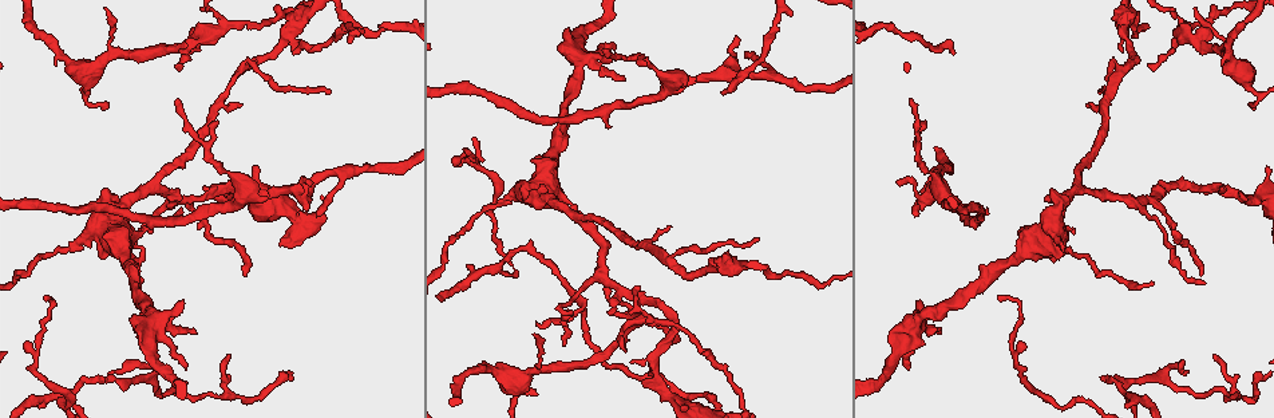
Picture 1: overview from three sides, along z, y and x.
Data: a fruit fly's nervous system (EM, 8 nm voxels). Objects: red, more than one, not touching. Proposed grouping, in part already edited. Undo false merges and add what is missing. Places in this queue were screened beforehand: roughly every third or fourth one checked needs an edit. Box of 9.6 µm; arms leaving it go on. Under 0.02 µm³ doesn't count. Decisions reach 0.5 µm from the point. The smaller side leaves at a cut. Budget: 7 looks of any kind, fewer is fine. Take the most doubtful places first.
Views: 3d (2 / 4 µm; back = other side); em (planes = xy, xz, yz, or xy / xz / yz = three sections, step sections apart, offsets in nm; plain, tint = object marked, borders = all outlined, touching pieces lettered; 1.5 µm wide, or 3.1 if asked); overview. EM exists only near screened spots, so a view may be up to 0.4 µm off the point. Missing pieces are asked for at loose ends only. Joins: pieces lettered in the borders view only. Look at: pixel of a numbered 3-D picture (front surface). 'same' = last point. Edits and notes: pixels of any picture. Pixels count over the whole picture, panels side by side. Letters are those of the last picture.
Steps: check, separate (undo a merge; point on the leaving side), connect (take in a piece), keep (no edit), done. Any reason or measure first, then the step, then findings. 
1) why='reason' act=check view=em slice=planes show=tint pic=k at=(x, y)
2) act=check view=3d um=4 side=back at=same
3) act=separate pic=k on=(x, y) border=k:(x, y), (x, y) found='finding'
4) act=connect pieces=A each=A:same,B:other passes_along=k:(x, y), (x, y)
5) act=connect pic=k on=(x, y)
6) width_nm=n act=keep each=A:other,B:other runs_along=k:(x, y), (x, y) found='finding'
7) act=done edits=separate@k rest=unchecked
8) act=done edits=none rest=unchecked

why='sudden change in width' act=check view=em slice=xy step=4 show=borders pic=1 at=(289, 34)

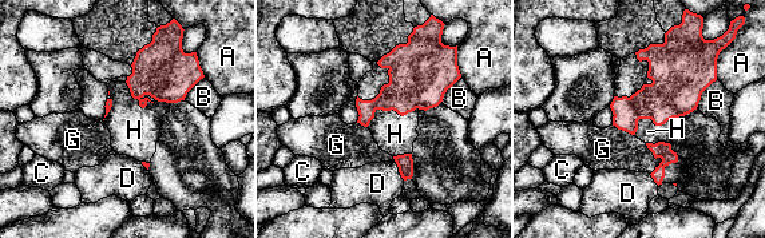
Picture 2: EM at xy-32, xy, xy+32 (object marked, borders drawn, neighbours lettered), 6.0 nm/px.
act=check view=em slice=planes show=borders at=same

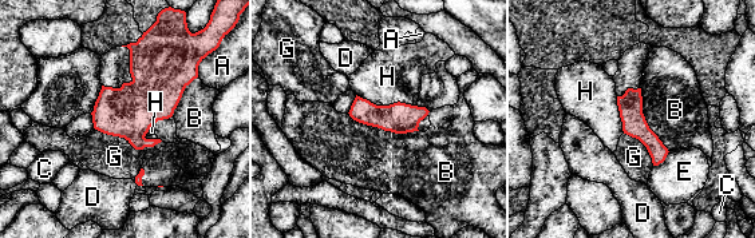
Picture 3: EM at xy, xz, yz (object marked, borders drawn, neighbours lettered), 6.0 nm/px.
width_nm=150 act=keep each=A:other,B:other,C:other,D:other,E:other,G:other,H:other found='one neuron here'

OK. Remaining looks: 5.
why='calibre changes' act=check view=3d um=2 pic=1 at=(224, 29)

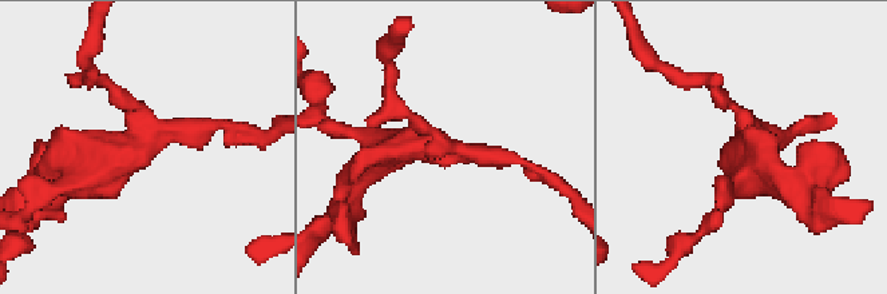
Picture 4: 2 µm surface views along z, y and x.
act=check view=em slice=planes show=borders pic=4 at=(140, 142)

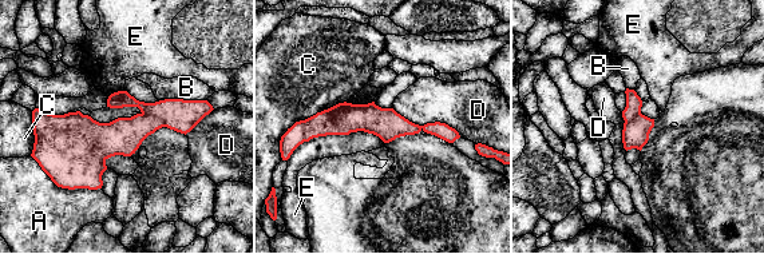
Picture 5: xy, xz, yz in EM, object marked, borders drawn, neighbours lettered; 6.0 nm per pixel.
act=separate pic=5 on=(181, 115) each=A:other,B:other,C:other,D:other,E:other part_leaving=5:(110, 102), (205, 111) found='two neurons meet here'

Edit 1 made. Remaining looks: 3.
act=check view=overview

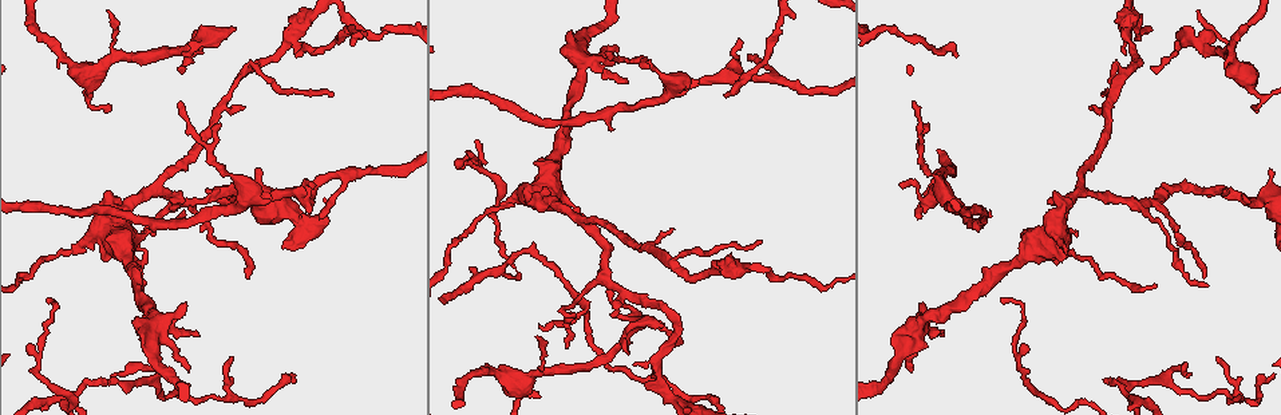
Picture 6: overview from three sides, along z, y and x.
why='thin end' act=check view=em slice=xy step=8 show=borders pic=6 at=(1209, 285)

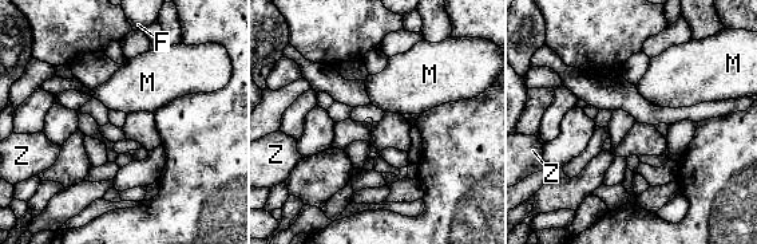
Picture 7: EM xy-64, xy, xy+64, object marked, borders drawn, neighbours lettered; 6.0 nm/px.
why='cut it another way' act=check view=em slice=planes show=borders at=same

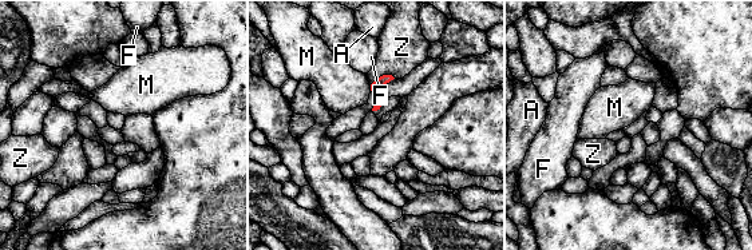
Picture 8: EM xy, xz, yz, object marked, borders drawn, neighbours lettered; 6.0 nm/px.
act=keep each=A:other,F:other,M:other,Z:other border=8:(369, 86), (371, 90) found='none of them fits'

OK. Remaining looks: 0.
act=done edits=separate@5 rest=unchecked

